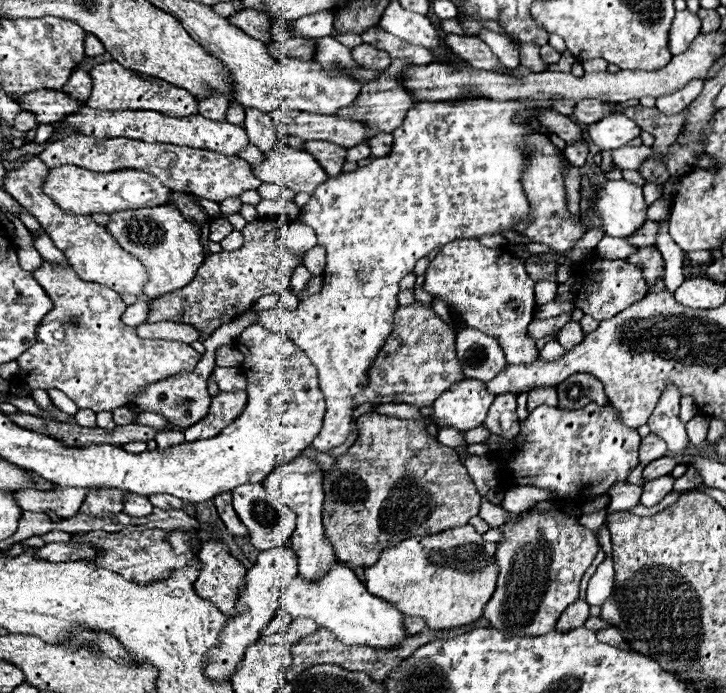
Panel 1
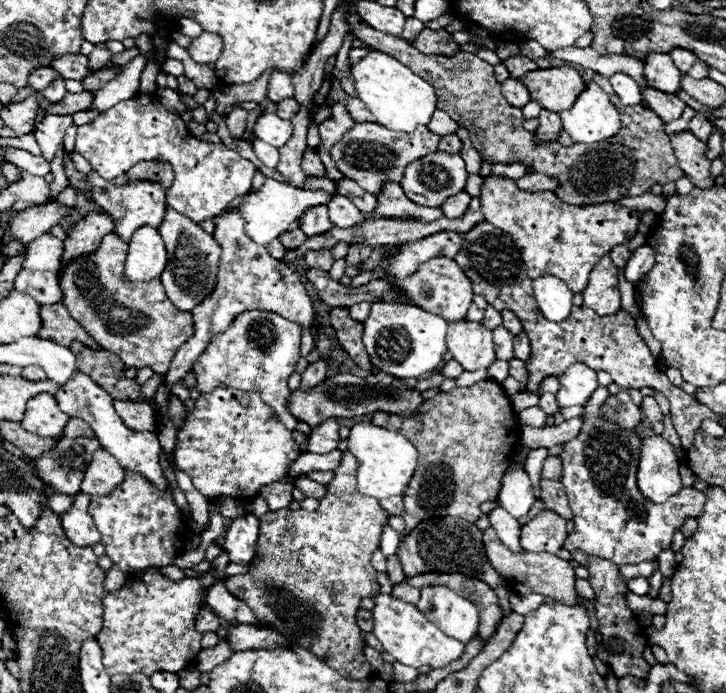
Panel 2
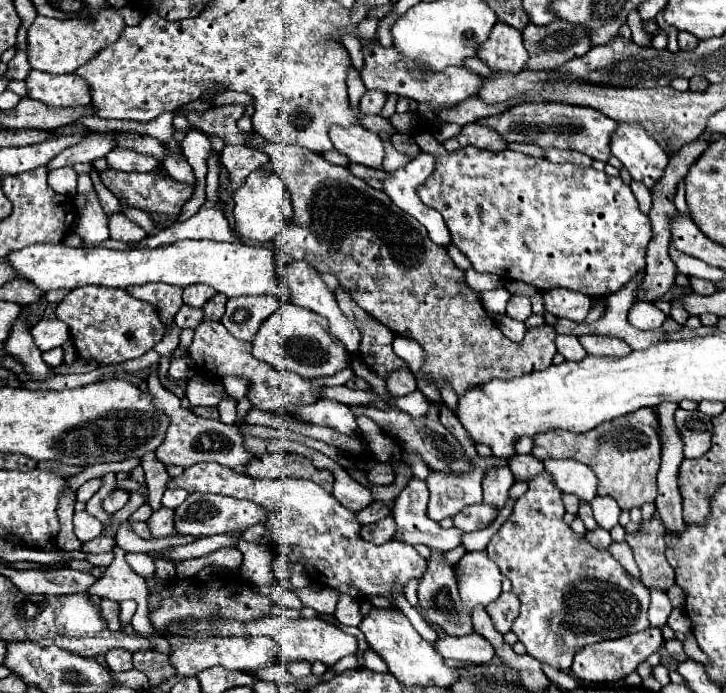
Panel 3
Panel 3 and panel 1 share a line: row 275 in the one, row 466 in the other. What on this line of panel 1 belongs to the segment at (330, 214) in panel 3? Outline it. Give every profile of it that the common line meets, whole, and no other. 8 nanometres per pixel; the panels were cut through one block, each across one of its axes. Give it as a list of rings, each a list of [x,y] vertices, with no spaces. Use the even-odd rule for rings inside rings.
[[[376,412],[358,418],[358,440],[348,452],[336,458],[332,470],[324,472],[324,532],[328,534],[340,562],[350,566],[372,566],[380,552],[412,536],[430,536],[468,524],[478,514],[482,496],[468,476],[458,454],[442,446],[426,432],[422,420],[402,420]]]

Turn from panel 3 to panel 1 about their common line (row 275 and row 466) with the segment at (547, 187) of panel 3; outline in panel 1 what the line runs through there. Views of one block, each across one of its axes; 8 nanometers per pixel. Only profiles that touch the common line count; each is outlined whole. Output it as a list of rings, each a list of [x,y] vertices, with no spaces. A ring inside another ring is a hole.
[[[590,402],[582,410],[564,410],[564,408],[542,404],[536,410],[532,410],[526,420],[520,420],[518,424],[520,424],[520,432],[514,438],[490,434],[484,440],[484,446],[488,448],[486,460],[496,464],[500,488],[504,490],[510,486],[536,486],[542,490],[550,490],[554,498],[586,502],[606,494],[612,484],[626,482],[628,474],[640,464],[638,446],[642,438],[638,436],[636,428],[628,428],[622,422],[618,410],[614,410],[610,404],[598,406],[596,402]]]

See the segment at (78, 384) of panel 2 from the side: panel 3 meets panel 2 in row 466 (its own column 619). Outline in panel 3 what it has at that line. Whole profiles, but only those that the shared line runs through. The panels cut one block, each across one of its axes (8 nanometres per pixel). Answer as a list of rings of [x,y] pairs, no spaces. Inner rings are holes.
[[[618,124],[612,136],[612,154],[630,172],[632,180],[642,182],[648,190],[664,176],[670,160],[638,124]]]

